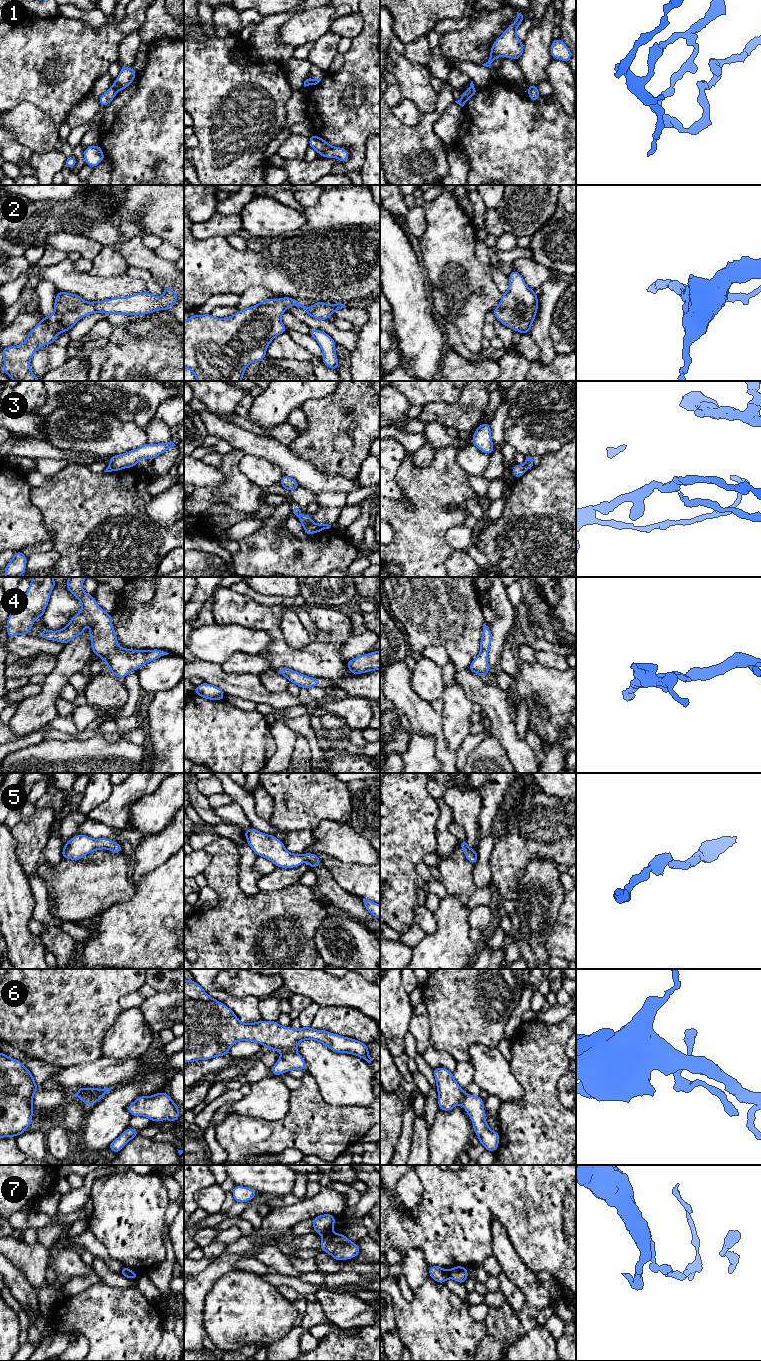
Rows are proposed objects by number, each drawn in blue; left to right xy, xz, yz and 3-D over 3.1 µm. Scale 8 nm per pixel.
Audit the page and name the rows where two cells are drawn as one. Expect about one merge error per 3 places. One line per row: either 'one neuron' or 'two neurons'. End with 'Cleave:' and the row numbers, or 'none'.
1: two neurons
2: one neuron
3: two neurons
4: one neuron
5: one neuron
6: two neurons
7: two neurons
Cleave: 1, 3, 6, 7

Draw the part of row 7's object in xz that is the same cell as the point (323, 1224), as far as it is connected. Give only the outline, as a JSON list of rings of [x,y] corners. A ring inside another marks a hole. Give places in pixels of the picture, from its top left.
[[[323,1214],[312,1219],[314,1232],[325,1235],[331,1232],[335,1224],[335,1215]]]

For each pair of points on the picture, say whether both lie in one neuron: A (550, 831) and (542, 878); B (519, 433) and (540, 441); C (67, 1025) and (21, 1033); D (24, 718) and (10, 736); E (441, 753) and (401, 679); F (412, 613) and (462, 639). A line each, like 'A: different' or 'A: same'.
A: different
B: same
C: same
D: different
E: same
F: same

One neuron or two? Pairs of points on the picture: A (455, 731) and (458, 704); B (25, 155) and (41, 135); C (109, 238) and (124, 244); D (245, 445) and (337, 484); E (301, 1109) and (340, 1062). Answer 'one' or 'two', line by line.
A: one
B: two
C: one
D: one
E: two

